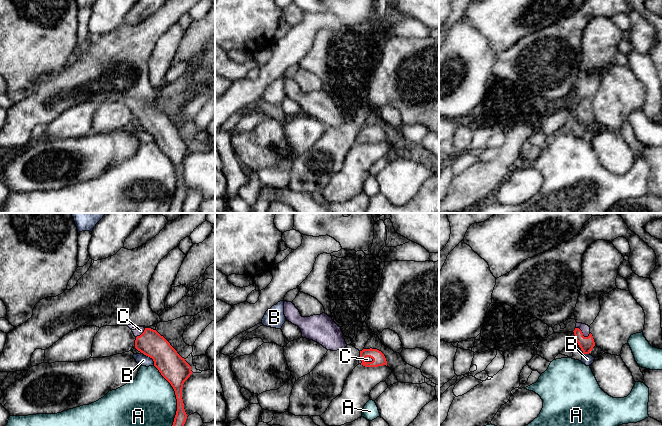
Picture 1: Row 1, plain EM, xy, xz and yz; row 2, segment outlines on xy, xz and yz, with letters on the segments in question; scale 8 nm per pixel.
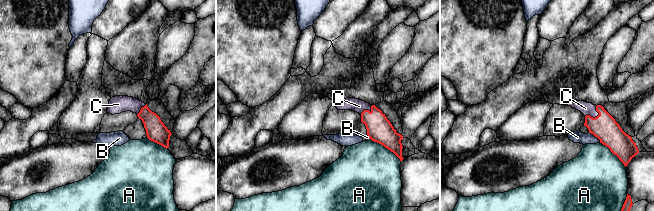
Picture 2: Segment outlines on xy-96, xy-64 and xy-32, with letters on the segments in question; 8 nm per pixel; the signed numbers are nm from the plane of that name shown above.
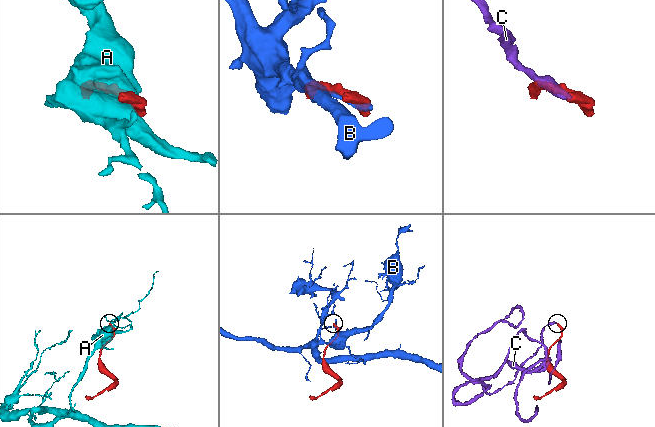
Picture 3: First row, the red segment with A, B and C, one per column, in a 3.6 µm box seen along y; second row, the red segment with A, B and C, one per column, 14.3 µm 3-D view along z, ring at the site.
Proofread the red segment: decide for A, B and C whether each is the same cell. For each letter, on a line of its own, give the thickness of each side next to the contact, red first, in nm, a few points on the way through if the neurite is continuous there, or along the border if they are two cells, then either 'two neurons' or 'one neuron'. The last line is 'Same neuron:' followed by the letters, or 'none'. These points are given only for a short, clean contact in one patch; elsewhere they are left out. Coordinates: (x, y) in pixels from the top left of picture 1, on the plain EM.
A: 220 nm thick on the red side, 480 nm on the other; two neurons
B: 220 nm thick on the red side, 90 nm on the other; border along xy (143, 129), (152, 135), (154, 141); two neurons
C: 120 nm thick on the red side, 70 nm on the other; runs through yz (586, 120), (582, 110), (585, 105); one neuron
Same neuron: C

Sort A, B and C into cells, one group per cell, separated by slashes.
A / B / C

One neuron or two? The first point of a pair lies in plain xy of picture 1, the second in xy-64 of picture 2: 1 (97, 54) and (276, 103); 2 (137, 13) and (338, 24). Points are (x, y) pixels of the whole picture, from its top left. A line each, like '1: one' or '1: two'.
1: one
2: two

